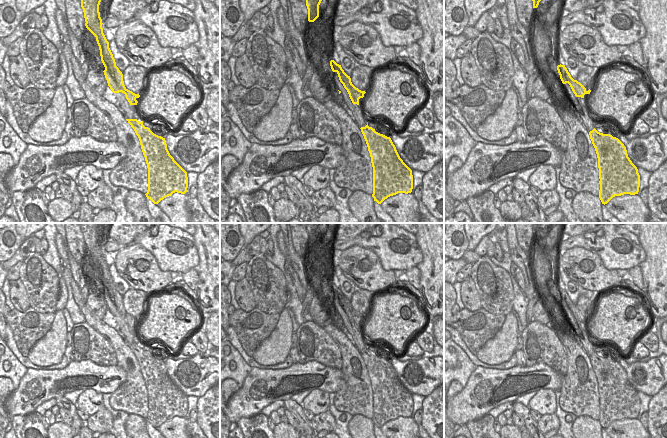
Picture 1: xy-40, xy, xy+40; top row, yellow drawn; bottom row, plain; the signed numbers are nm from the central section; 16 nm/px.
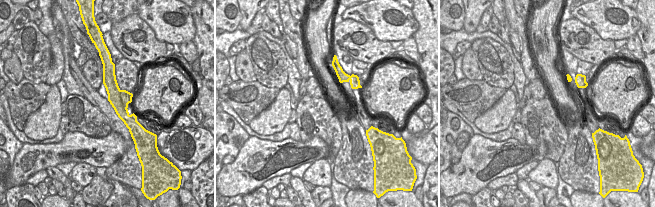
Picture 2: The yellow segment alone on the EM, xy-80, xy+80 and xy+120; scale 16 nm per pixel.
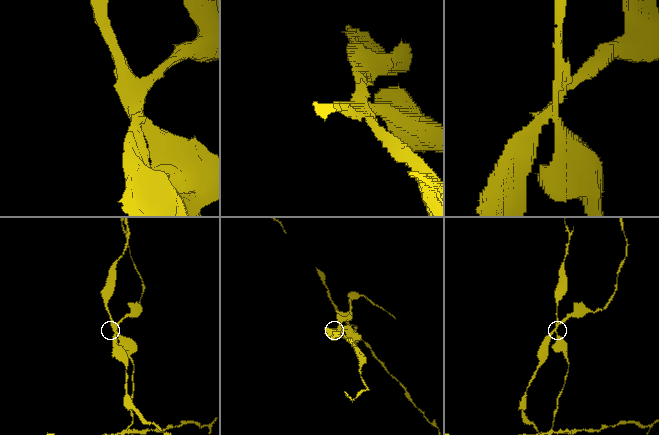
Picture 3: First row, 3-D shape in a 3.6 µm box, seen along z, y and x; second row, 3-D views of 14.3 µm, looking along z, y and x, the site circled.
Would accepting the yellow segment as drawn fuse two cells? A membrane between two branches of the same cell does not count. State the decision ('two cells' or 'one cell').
two cells

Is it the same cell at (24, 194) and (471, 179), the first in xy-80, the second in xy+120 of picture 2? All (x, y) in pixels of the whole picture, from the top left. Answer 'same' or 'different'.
different

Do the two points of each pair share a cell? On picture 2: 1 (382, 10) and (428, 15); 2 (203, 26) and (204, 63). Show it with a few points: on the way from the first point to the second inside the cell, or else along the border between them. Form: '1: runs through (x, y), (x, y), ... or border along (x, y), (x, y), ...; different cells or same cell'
1: border along (411, 10), (418, 24), (418, 29), (412, 36); different cells
2: runs through (204, 35), (204, 54); same cell

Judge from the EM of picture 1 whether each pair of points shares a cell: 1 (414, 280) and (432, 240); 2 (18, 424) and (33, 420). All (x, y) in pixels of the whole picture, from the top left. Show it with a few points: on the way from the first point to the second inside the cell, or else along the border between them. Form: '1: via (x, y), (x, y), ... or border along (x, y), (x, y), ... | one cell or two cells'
1: border along (416, 266), (419, 270), (419, 289) | two cells
2: via (22, 424), (29, 424) | one cell

